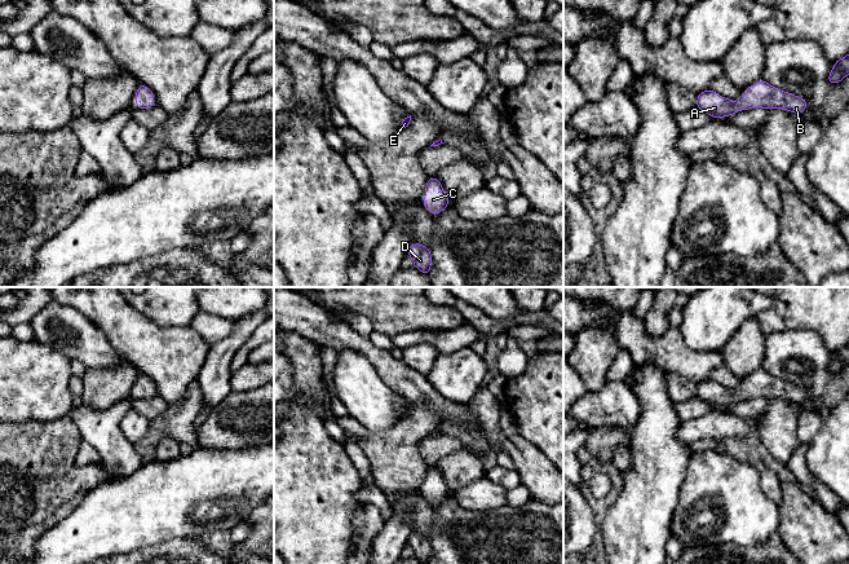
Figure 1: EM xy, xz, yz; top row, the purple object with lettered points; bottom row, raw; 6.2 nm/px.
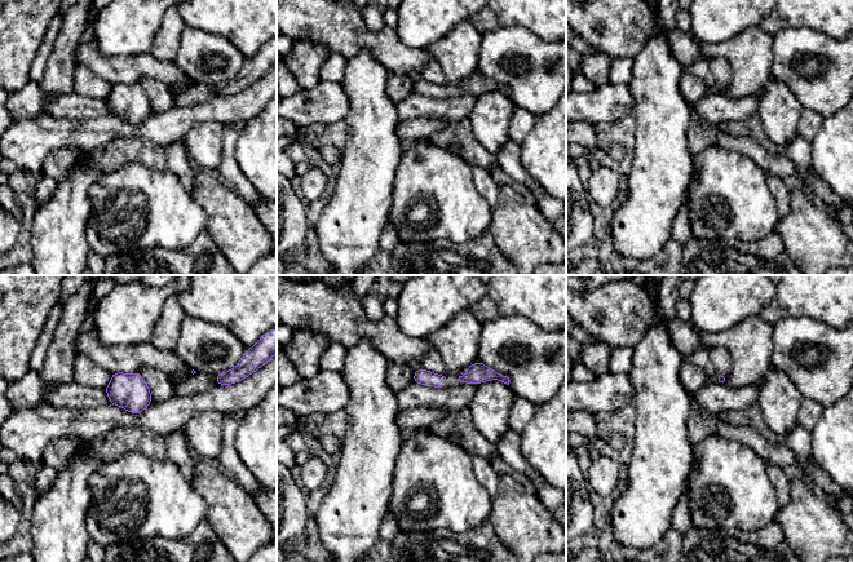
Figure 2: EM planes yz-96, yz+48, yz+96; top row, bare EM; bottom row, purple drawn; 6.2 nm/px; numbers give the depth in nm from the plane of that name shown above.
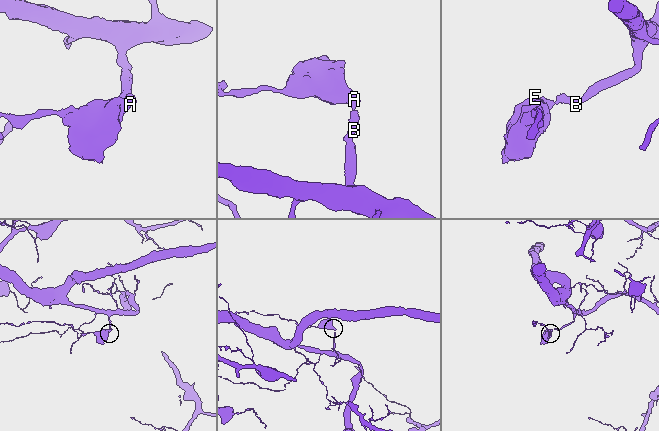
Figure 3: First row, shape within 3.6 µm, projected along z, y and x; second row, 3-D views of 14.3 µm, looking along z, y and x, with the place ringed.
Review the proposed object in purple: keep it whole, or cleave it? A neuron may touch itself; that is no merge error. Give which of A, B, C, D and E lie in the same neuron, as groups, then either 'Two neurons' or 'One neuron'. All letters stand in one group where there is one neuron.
Groups: A B C D E. One neuron

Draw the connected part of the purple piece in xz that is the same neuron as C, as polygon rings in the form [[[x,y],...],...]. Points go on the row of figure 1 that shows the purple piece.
[[[432,176],[428,180],[424,191],[425,191],[425,199],[423,201],[423,206],[432,215],[442,212],[450,204],[450,201],[437,177]]]

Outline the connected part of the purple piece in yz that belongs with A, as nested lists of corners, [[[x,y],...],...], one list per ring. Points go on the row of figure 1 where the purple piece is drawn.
[[[764,79],[757,84],[746,88],[743,101],[737,103],[734,100],[728,100],[712,89],[707,89],[698,94],[697,106],[702,111],[709,114],[715,119],[730,116],[740,110],[764,107],[768,110],[783,109],[799,115],[806,110],[808,101],[792,93],[777,89]]]

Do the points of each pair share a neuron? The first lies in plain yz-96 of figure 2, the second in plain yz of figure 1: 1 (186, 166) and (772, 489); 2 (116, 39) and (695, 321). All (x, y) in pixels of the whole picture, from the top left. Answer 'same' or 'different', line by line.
1: same
2: same

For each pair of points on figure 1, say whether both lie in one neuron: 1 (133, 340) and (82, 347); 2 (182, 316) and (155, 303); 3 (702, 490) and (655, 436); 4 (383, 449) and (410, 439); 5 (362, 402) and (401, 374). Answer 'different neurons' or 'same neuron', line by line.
1: different neurons
2: same neuron
3: different neurons
4: same neuron
5: different neurons

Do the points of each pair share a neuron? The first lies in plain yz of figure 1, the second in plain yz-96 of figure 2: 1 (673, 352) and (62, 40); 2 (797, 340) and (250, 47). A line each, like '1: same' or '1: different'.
1: different
2: different

